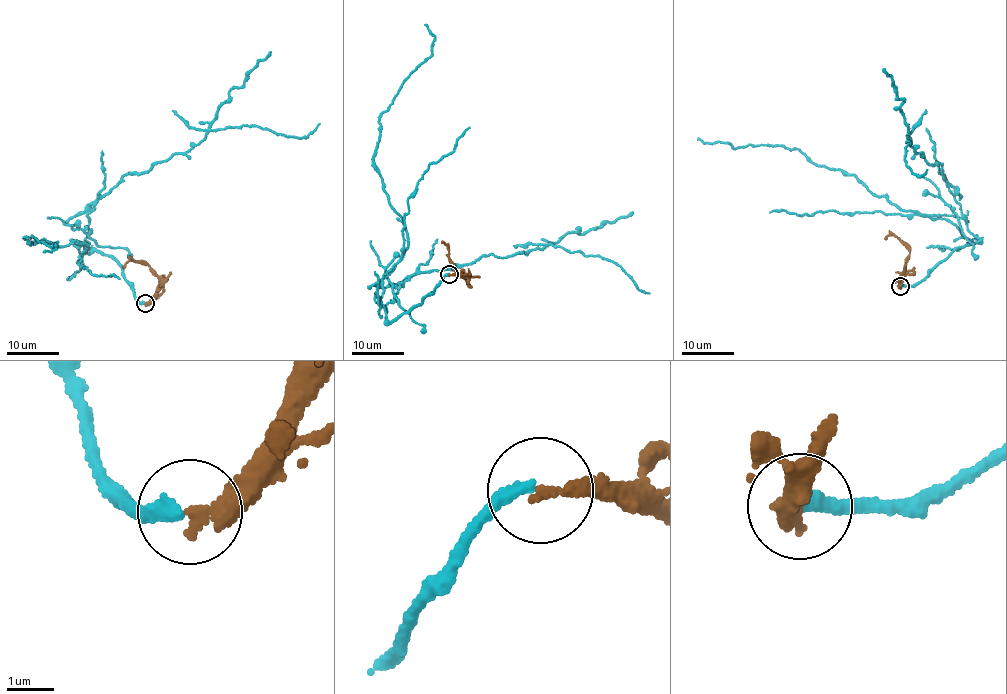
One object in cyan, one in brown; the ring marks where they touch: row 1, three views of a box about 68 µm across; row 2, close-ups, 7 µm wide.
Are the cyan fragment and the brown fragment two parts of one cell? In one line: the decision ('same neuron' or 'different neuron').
different neuron

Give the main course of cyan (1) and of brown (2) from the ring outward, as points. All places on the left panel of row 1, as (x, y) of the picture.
1: (145, 303), (114, 258), (84, 243), (88, 208), (210, 131), (299, 137), (319, 123)
2: (145, 303), (155, 294), (159, 278), (148, 265), (132, 259), (124, 268)

